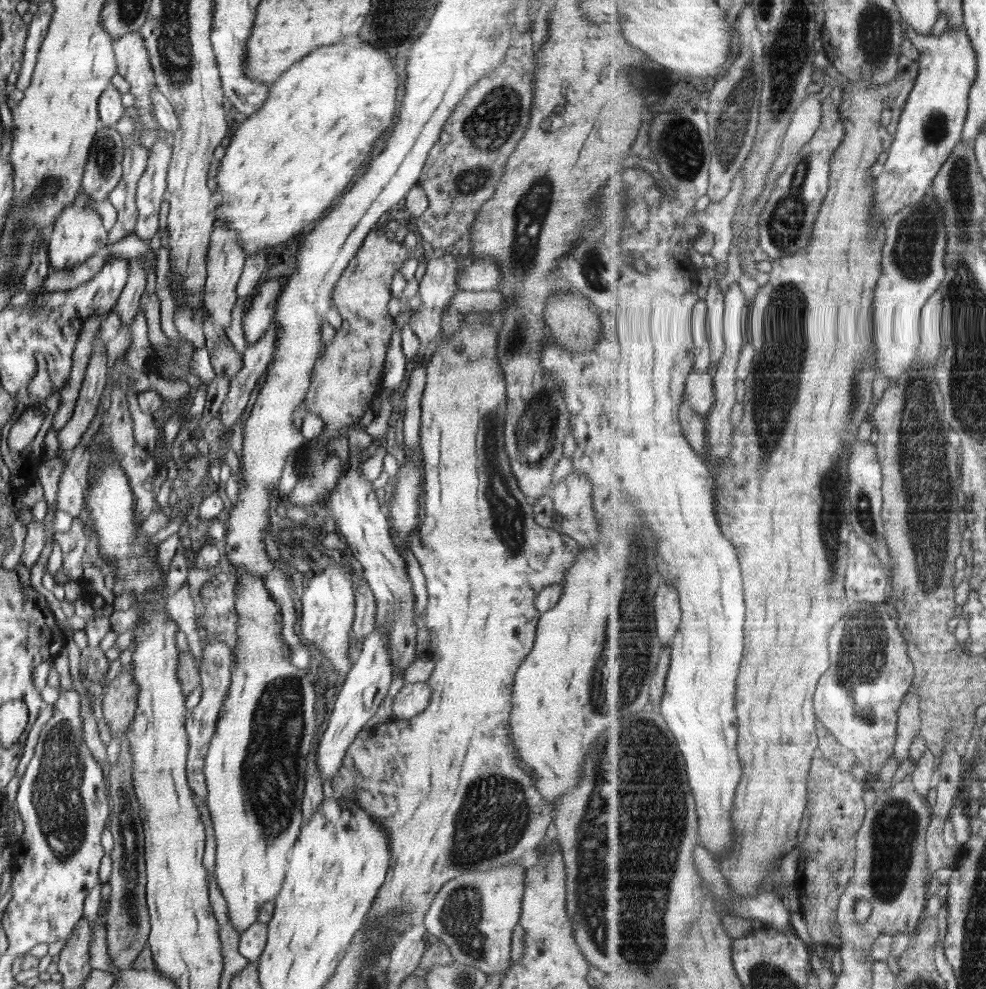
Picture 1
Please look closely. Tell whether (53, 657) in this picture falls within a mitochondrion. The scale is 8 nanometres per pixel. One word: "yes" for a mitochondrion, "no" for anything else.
no

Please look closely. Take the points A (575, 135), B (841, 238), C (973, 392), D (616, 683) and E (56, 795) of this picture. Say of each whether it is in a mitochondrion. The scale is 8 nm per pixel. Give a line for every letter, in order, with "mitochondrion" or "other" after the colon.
A: other
B: other
C: mitochondrion
D: mitochondrion
E: mitochondrion

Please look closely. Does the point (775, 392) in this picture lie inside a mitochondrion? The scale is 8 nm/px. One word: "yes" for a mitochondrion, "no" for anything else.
yes

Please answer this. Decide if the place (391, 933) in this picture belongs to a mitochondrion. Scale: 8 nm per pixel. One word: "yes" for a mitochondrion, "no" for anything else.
no

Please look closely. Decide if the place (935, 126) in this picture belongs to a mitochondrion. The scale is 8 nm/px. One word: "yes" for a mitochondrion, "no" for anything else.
yes

